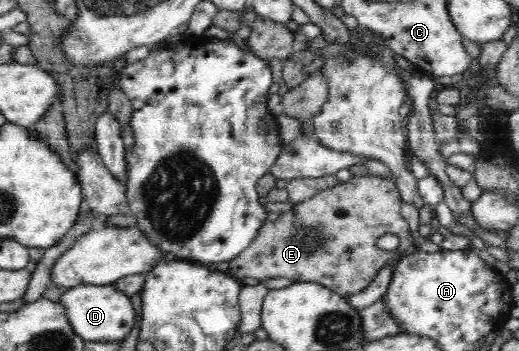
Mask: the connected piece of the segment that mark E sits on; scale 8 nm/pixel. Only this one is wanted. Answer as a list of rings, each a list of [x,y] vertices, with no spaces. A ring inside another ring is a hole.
[[[371,174],[366,177],[353,175],[349,181],[341,181],[303,202],[292,203],[291,209],[283,212],[274,222],[267,220],[252,244],[249,244],[241,255],[229,261],[227,274],[237,280],[247,277],[258,279],[260,282],[270,278],[286,277],[293,282],[315,282],[340,295],[358,294],[368,288],[384,266],[390,262],[397,264],[403,255],[416,249],[409,224],[401,214],[401,203],[401,193],[392,180]],[[383,234],[395,234],[401,241],[399,247],[396,250],[378,248],[377,240]]]

